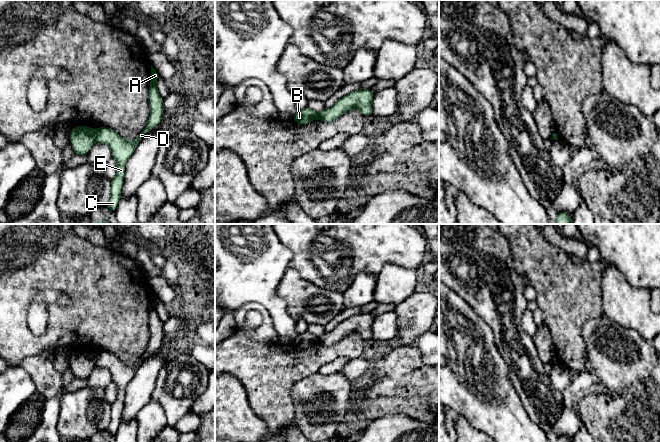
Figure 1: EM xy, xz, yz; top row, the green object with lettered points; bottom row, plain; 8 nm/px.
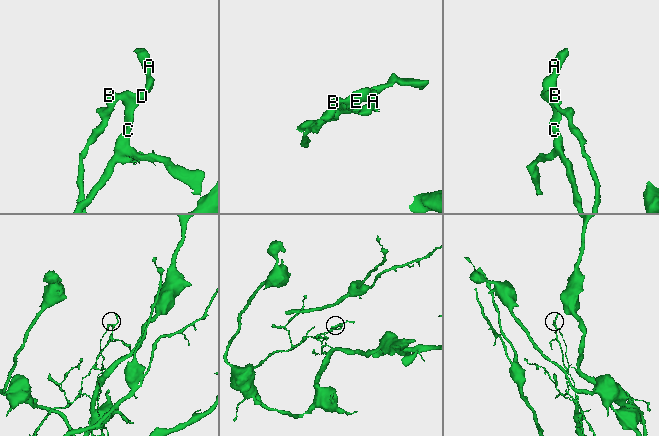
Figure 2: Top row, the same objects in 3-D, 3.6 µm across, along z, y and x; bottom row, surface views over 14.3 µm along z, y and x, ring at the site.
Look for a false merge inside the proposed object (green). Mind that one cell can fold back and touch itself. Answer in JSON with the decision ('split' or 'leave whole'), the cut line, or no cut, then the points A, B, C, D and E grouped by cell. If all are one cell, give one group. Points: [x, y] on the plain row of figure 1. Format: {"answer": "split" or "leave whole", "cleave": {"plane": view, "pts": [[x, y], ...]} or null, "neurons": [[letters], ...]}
{"answer": "split", "cleave": {"plane": "xy", "pts": [[94, 354], [96, 365]]}, "neurons": [["A", "C", "D", "E"], ["B"]]}

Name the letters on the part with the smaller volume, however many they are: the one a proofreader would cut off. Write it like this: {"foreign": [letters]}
{"foreign": ["A", "C", "D", "E"]}

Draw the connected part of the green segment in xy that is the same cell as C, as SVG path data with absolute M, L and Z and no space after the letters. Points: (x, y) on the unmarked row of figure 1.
M151 289L151 306L149 310L149 330L150 341L146 351L140 356L133 365L126 365L117 356L108 351L99 351L95 354L96 366L104 367L111 372L112 382L117 386L116 400L111 403L110 423L105 429L111 435L116 437L116 432L121 424L121 413L124 405L124 390L126 385L134 377L137 368L146 359L148 355L156 351L162 344L164 337L163 322L157 313L158 297Z

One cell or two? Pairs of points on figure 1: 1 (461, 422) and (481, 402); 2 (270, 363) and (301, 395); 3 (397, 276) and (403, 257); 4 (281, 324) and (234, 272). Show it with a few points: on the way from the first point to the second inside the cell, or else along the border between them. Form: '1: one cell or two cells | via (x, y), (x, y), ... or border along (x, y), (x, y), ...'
1: two cells | border along (459, 415), (481, 431)
2: two cells | border along (312, 373), (298, 380), (292, 388), (294, 410)
3: two cells | border along (416, 269), (395, 264), (385, 264), (378, 274)
4: one cell | via (277, 310), (248, 281)

